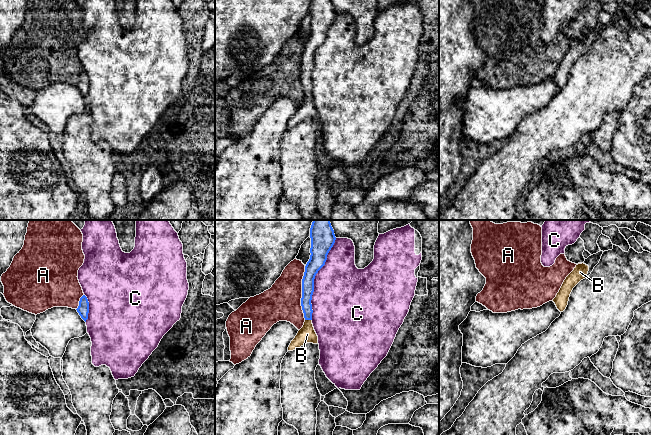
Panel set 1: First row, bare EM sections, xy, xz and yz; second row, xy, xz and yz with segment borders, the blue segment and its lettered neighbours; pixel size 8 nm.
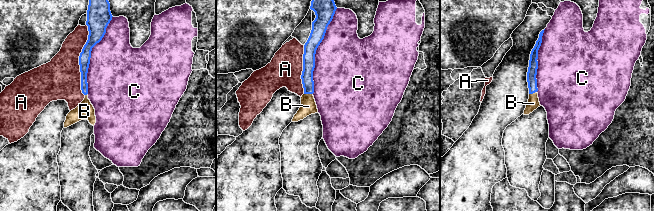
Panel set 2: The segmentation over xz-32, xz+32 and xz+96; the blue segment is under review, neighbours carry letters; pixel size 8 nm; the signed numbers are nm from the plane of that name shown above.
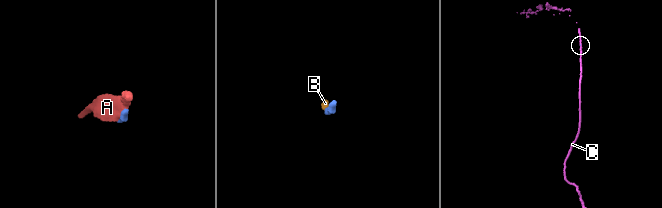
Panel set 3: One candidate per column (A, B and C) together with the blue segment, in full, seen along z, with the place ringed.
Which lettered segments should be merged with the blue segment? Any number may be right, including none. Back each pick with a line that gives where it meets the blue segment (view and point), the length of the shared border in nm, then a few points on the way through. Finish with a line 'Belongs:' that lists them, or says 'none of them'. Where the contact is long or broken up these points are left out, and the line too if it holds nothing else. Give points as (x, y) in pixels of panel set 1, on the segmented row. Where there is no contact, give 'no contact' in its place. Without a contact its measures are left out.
B: meets blue in xz at (308, 319); contact 60 nm long
Belongs: B

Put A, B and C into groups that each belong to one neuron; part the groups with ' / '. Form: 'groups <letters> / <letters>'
groups A / B / C

